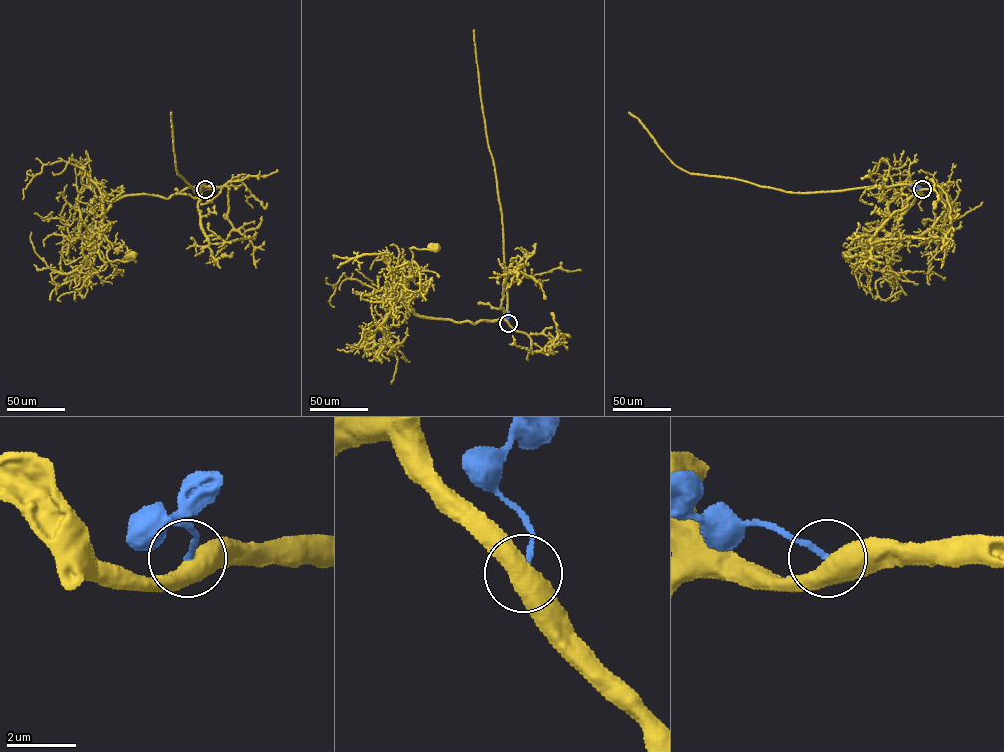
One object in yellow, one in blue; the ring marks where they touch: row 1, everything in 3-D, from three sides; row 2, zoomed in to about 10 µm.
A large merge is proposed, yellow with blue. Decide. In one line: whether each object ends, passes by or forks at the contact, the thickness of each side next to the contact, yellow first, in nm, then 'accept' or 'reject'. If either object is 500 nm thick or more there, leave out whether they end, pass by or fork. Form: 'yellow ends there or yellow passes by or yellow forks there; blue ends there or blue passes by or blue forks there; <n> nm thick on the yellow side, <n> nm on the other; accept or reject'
500 nm thick on the yellow side, 160 nm on the other; reject

